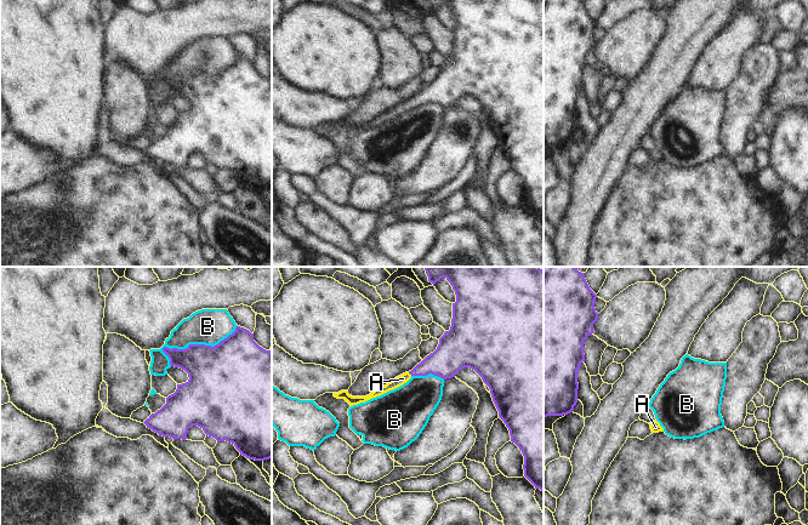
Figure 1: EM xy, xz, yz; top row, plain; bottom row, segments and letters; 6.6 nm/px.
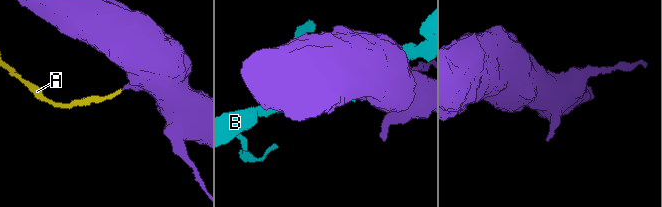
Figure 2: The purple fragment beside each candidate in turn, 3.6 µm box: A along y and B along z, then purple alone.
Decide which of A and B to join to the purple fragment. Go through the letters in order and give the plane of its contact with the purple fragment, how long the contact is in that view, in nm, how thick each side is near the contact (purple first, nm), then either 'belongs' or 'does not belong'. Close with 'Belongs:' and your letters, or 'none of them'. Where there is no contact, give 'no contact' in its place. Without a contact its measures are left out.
A: xz | 40 nm | 220/70 nm | belongs
B: xy | 550 nm | 420/240 nm | does not belong
Belongs: A

